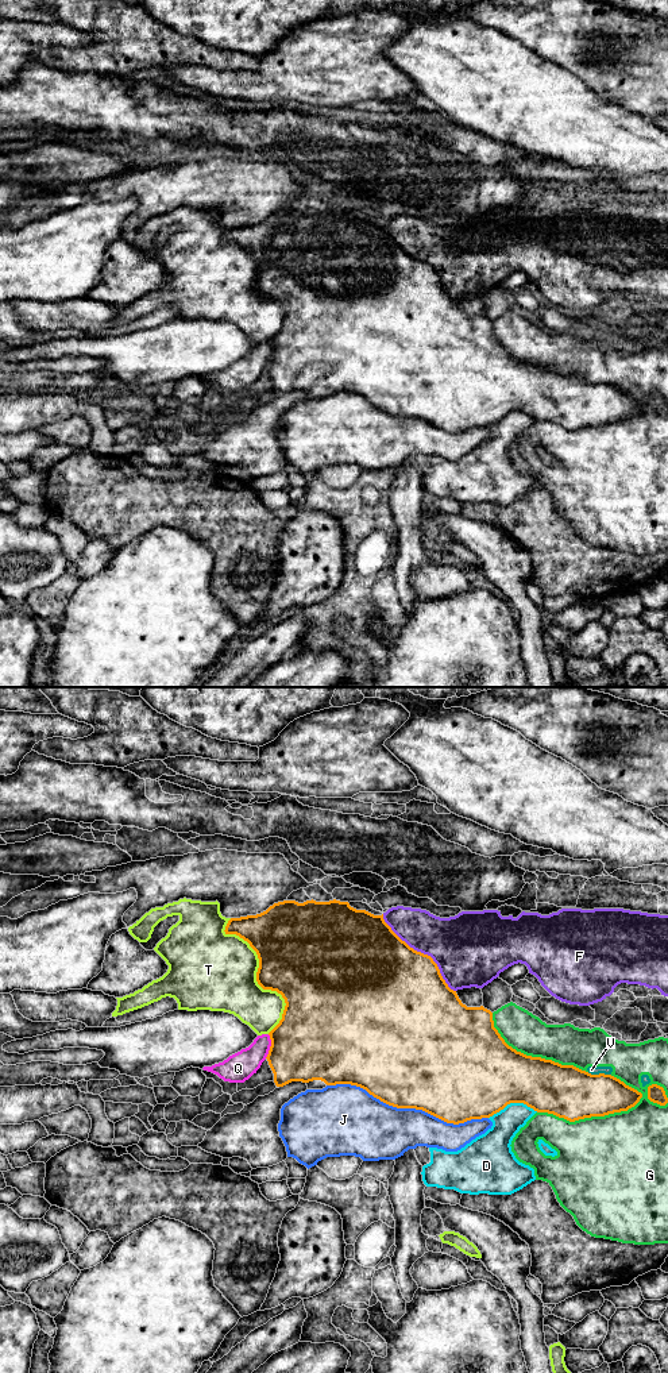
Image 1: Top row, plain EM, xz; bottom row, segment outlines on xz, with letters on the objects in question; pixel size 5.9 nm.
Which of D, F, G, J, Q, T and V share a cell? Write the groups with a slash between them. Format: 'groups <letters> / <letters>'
groups D / F / G V / J / Q / T

